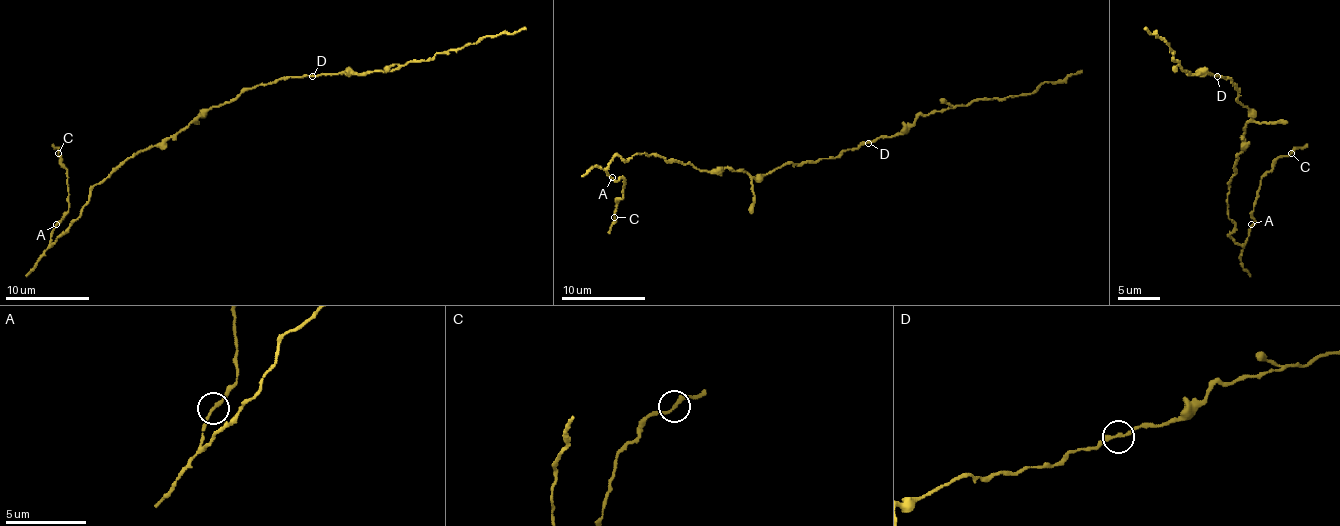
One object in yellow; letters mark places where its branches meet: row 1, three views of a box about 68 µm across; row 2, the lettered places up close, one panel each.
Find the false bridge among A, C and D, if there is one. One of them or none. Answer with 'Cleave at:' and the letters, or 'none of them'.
Cleave at: none of them

